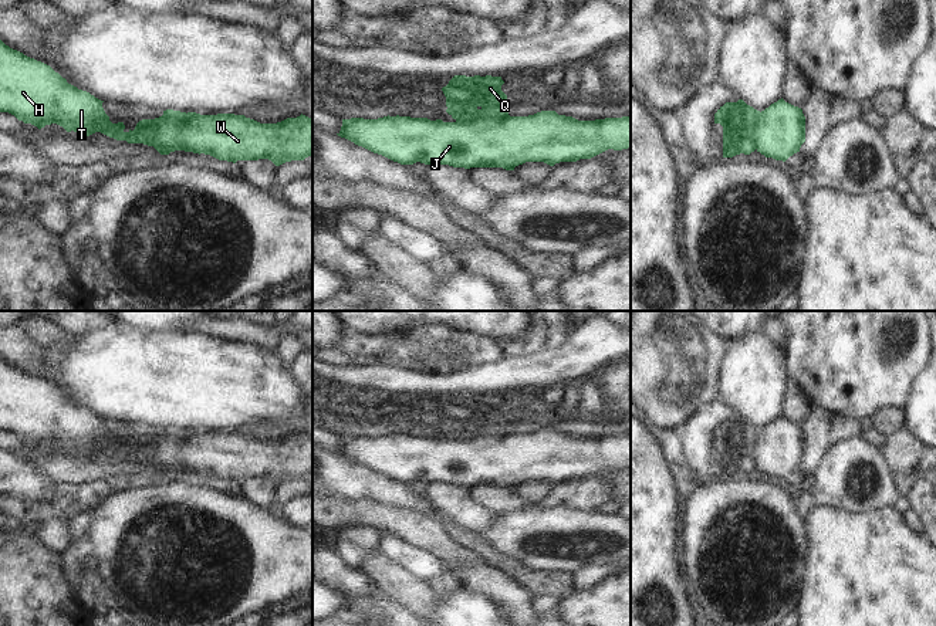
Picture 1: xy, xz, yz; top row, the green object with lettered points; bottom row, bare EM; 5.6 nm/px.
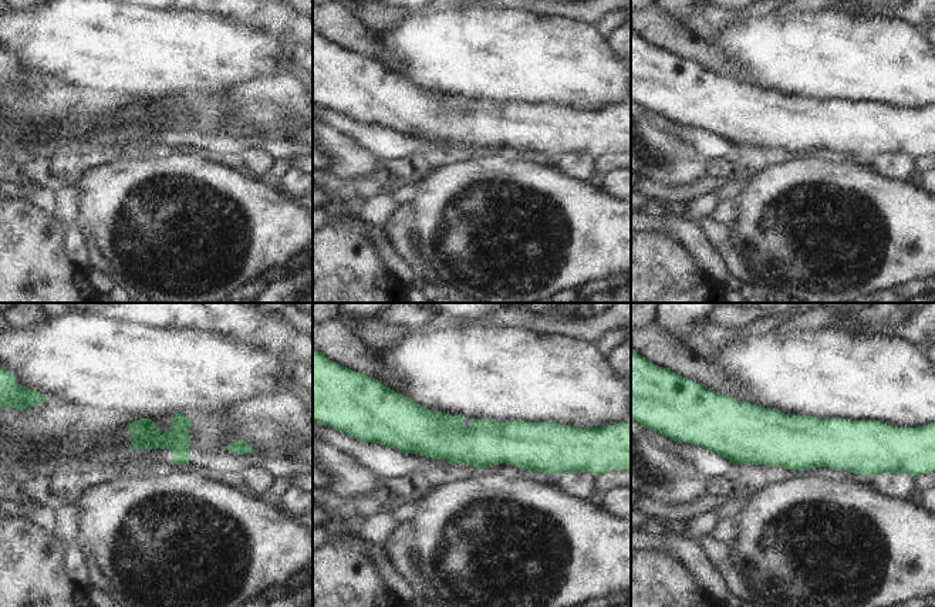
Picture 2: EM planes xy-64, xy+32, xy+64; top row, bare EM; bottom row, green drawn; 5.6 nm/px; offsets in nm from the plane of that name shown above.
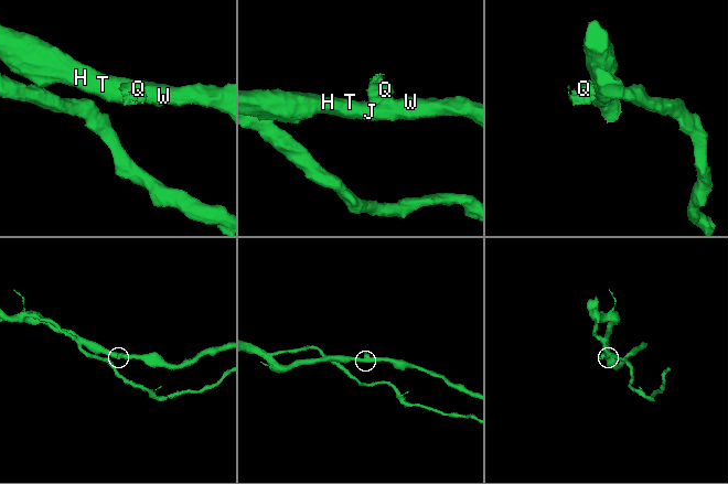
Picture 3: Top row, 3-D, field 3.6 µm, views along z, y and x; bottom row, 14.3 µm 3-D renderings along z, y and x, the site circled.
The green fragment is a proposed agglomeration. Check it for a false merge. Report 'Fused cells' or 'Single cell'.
Fused cells

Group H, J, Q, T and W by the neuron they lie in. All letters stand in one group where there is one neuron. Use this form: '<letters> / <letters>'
H J T W / Q

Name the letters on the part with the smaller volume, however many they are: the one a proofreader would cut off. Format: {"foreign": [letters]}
{"foreign": ["Q"]}

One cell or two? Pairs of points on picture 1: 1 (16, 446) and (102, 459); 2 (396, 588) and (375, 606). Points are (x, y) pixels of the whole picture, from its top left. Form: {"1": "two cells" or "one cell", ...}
{"1": "two cells", "2": "two cells"}

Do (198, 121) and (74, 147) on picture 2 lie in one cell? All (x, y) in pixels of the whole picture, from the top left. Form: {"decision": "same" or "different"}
{"decision": "same"}

